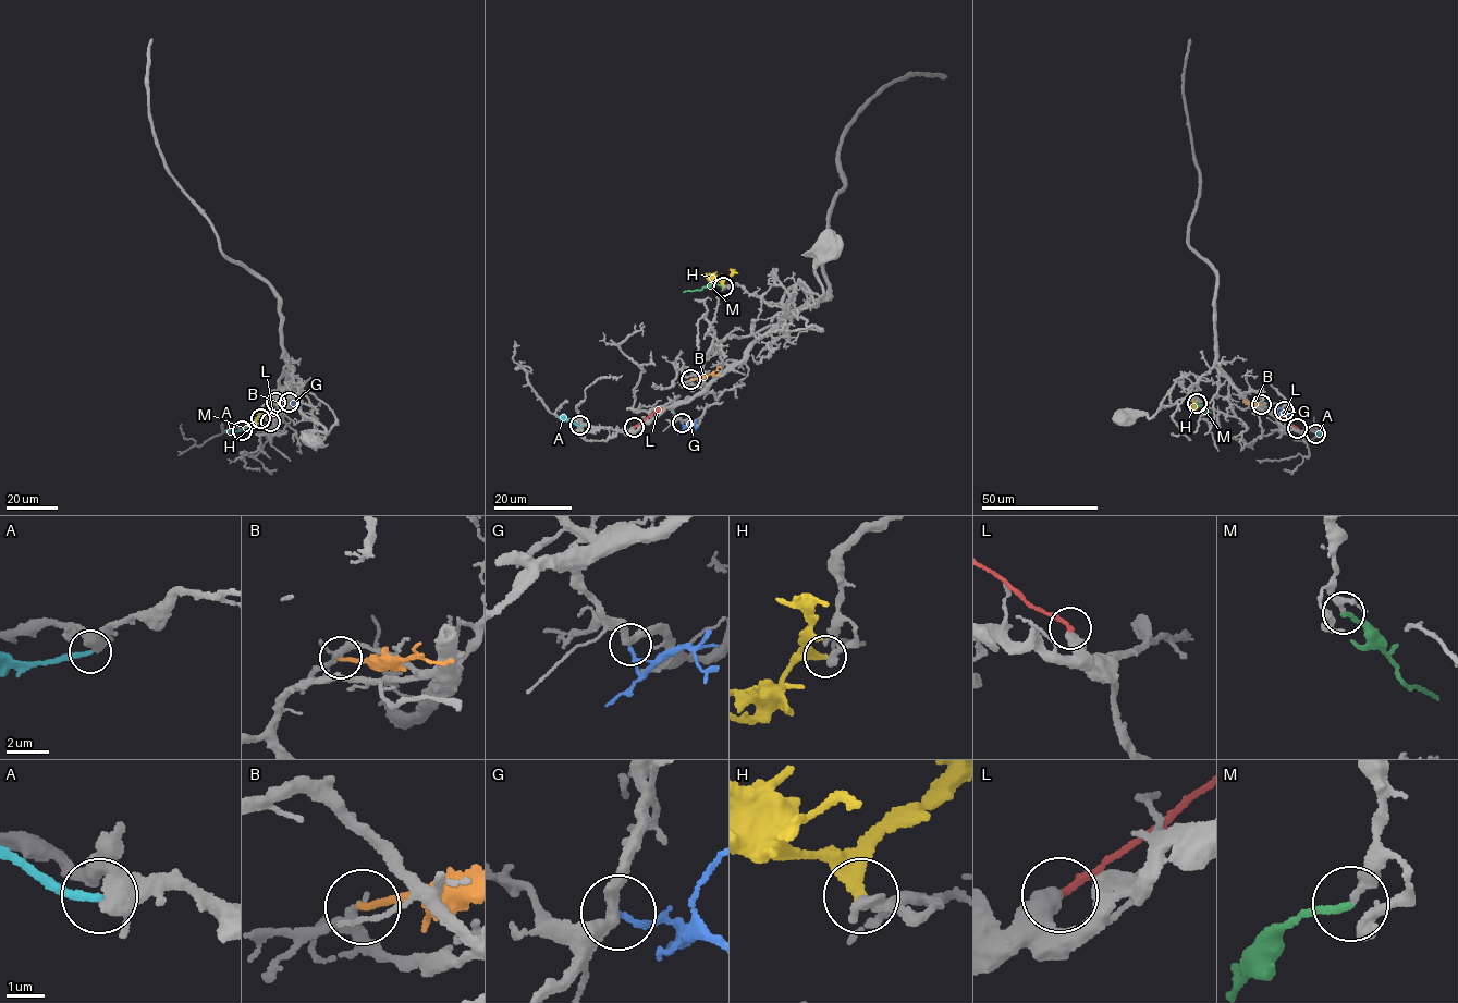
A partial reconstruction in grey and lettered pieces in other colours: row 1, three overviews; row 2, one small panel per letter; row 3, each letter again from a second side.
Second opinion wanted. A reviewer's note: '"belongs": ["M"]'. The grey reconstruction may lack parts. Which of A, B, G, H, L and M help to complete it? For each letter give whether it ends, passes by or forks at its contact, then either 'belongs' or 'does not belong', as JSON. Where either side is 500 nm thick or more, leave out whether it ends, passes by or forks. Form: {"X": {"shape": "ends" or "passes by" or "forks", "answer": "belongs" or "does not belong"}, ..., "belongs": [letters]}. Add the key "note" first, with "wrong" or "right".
{"note": "right", "A": {"shape": "ends", "answer": "does not belong"}, "B": {"shape": "ends", "answer": "does not belong"}, "G": {"shape": "ends", "answer": "does not belong"}, "H": {"shape": "ends", "answer": "does not belong"}, "L": {"answer": "does not belong"}, "M": {"shape": "ends", "answer": "belongs"}, "belongs": ["M"]}

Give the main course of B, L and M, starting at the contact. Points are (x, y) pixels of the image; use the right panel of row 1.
B: (1261, 404), (1254, 405), (1242, 400)
L: (1297, 428), (1282, 416)
M: (1197, 402), (1204, 411), (1212, 412)

